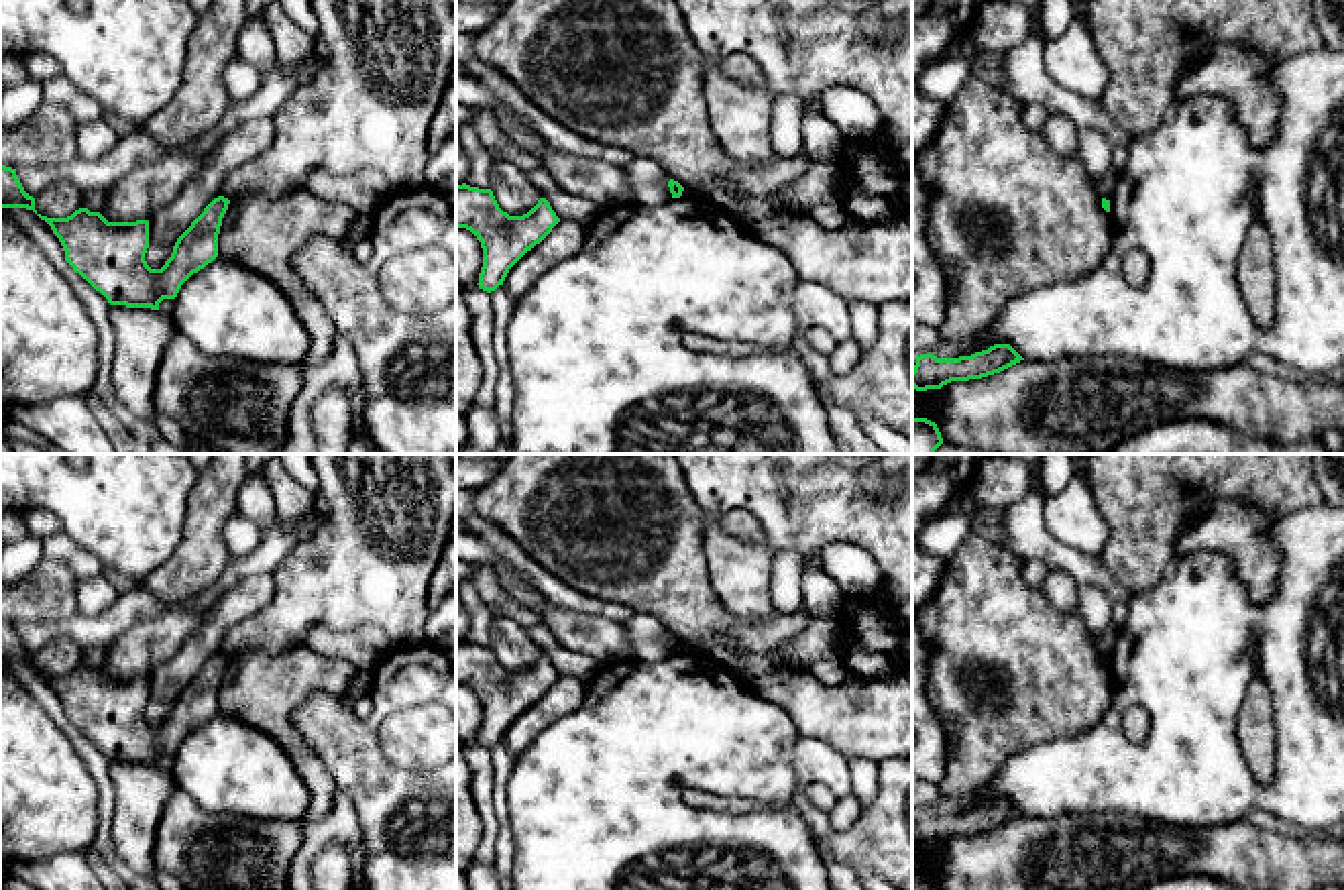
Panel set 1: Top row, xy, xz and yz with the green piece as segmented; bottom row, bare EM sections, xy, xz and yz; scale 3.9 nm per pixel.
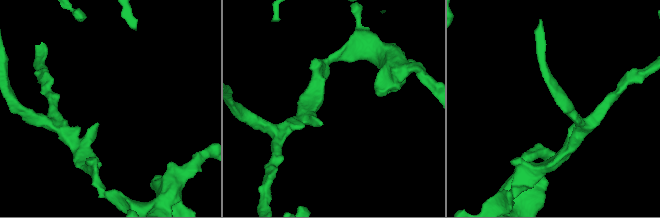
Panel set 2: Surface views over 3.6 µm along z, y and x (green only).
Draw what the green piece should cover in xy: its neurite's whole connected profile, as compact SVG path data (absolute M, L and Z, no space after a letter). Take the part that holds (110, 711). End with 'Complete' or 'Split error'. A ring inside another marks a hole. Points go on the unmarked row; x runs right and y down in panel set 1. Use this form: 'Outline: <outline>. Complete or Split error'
Outline: M224 652L214 654L177 694L161 725L151 725L145 717L149 676L108 678L88 664L67 674L37 672L51 682L73 727L110 762L159 766L163 756L175 756L181 741L218 713L218 690L228 660Z. Complete

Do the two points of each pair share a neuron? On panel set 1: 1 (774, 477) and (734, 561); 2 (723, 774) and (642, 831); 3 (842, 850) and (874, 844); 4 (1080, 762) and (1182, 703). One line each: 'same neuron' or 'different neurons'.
1: same neuron
2: same neuron
3: same neuron
4: same neuron

